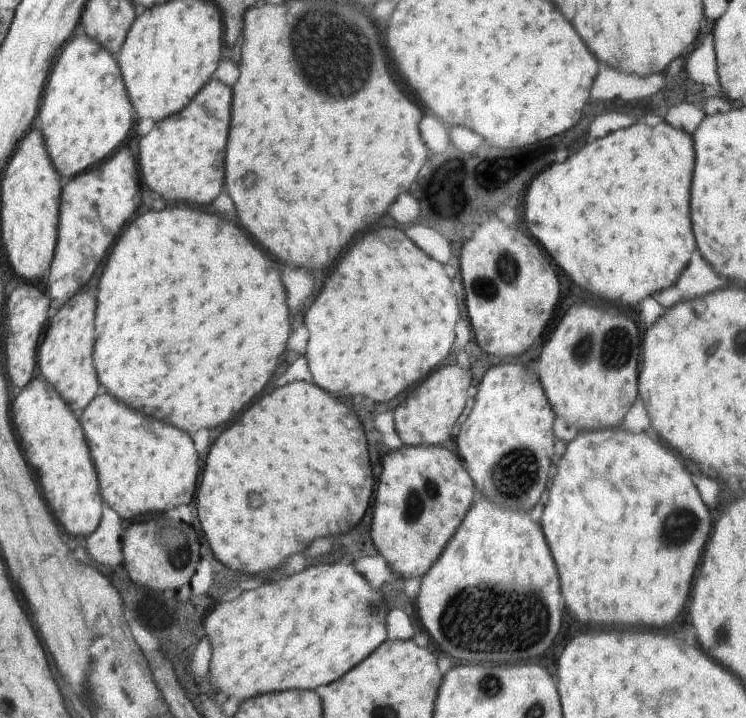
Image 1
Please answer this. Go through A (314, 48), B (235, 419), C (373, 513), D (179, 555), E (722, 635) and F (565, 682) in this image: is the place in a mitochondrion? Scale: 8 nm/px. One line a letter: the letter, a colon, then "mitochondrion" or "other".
A: mitochondrion
B: other
C: other
D: mitochondrion
E: other
F: other

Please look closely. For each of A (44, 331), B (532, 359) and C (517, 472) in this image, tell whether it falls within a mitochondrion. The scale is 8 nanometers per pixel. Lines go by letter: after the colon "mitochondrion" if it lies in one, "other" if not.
A: other
B: other
C: mitochondrion

